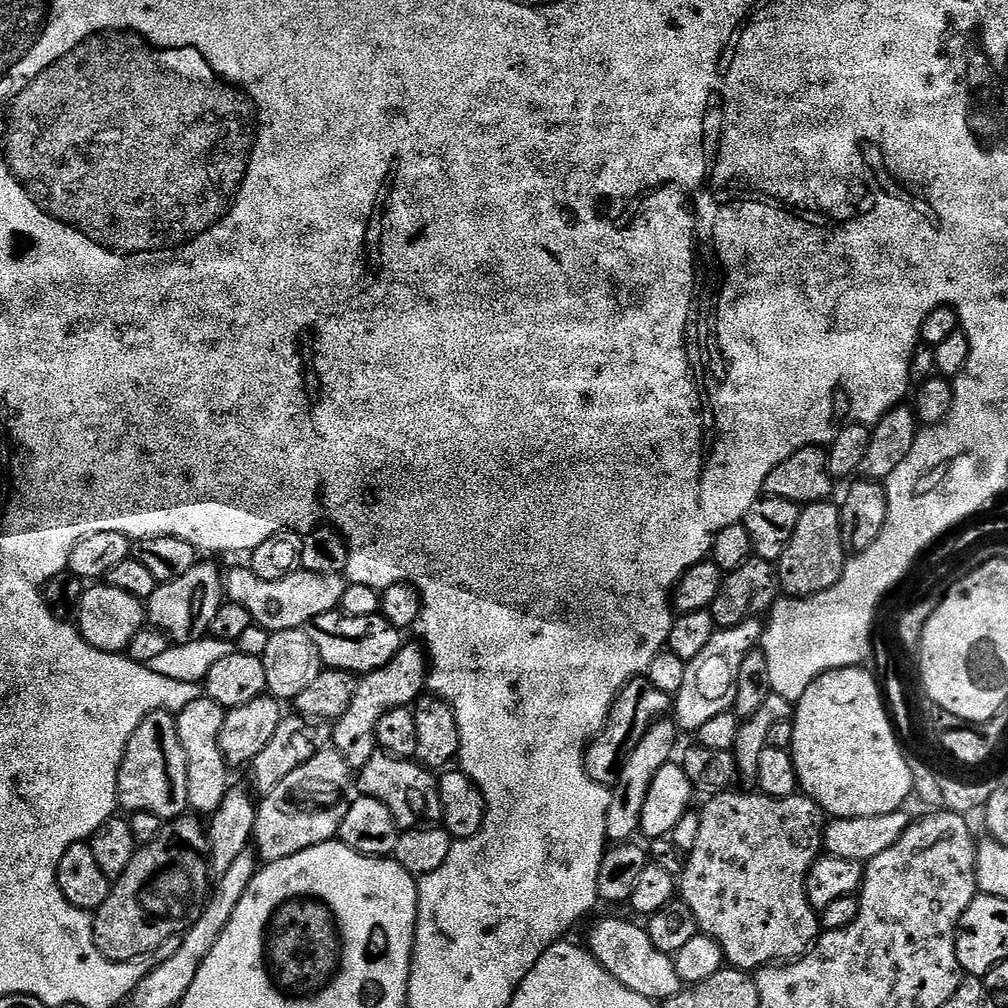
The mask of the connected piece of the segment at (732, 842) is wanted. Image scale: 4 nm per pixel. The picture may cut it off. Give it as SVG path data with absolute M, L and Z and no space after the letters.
M729 790L717 796L707 797L703 801L704 809L699 809L698 812L700 825L698 826L698 836L694 841L694 850L687 853L683 871L678 876L678 896L690 910L690 914L694 914L697 929L714 942L718 942L725 961L731 967L738 969L739 972L752 974L761 968L775 965L777 962L799 960L815 944L816 937L822 931L819 915L812 909L806 898L806 878L810 866L822 855L822 837L826 827L826 816L820 805L815 804L809 796L803 794L774 798L773 796L757 794L755 791L753 791L754 793L736 791Z

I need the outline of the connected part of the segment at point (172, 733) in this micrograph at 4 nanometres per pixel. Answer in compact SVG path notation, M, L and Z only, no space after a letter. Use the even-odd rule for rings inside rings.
M151 712L134 730L118 770L119 807L125 813L154 814L162 822L179 820L189 811L186 798L186 750L178 738L176 717L170 712Z

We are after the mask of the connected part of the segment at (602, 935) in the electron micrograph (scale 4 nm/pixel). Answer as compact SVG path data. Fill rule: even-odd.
M600 920L593 926L586 947L610 975L622 982L622 986L634 990L634 994L642 994L642 998L663 1002L680 992L682 982L678 978L675 959L667 952L660 952L654 942L650 942L647 927L640 925L639 928L628 920Z

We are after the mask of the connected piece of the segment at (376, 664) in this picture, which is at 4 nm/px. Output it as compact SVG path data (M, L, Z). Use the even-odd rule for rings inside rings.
M337 610L318 614L306 625L306 631L310 642L318 646L318 654L321 661L329 669L336 669L339 672L349 672L353 674L367 674L386 666L394 654L402 647L401 629L395 626L383 616L377 614L370 618L354 618L346 616Z

